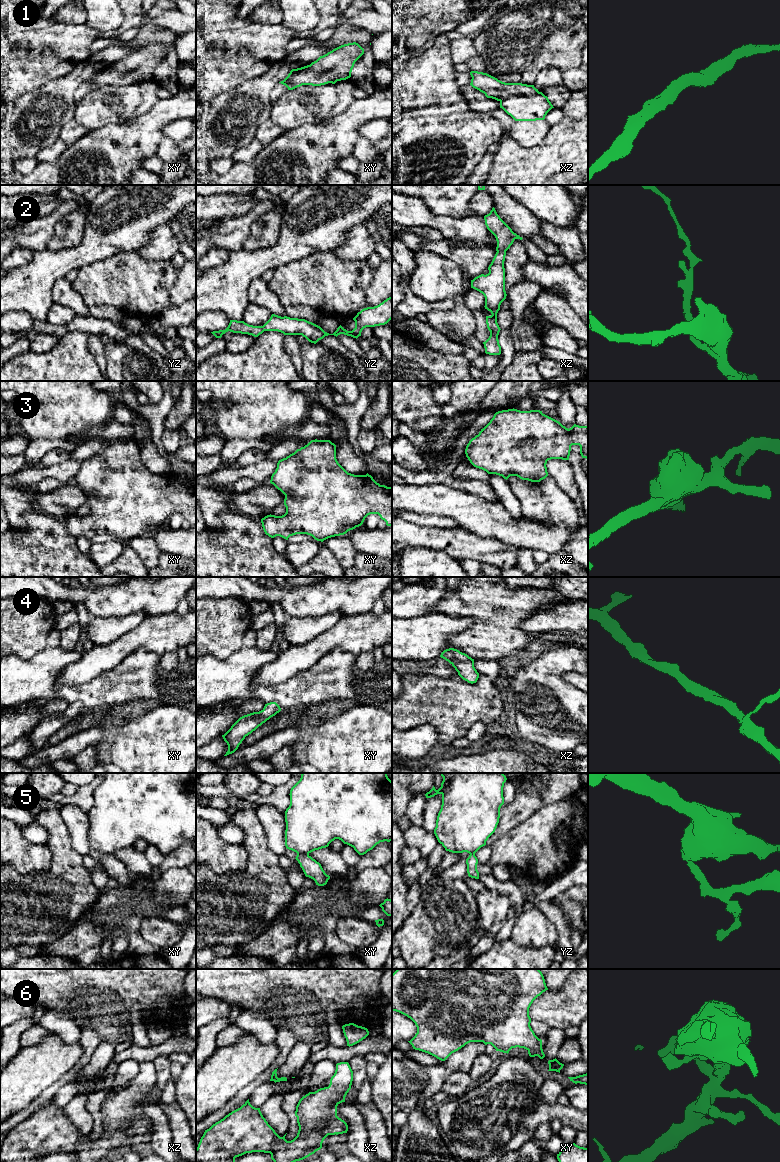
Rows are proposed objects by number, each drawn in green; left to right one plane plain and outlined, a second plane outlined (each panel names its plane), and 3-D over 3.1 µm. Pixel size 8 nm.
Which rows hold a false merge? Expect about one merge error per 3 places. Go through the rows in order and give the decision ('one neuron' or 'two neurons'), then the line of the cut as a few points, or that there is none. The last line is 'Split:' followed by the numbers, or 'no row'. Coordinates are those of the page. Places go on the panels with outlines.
1: one neuron; no cut
2: one neuron; no cut
3: one neuron; no cut
4: one neuron; no cut
5: two neurons; cut in xy along (297, 853), (308, 854)
6: one neuron; no cut
Split: 5

